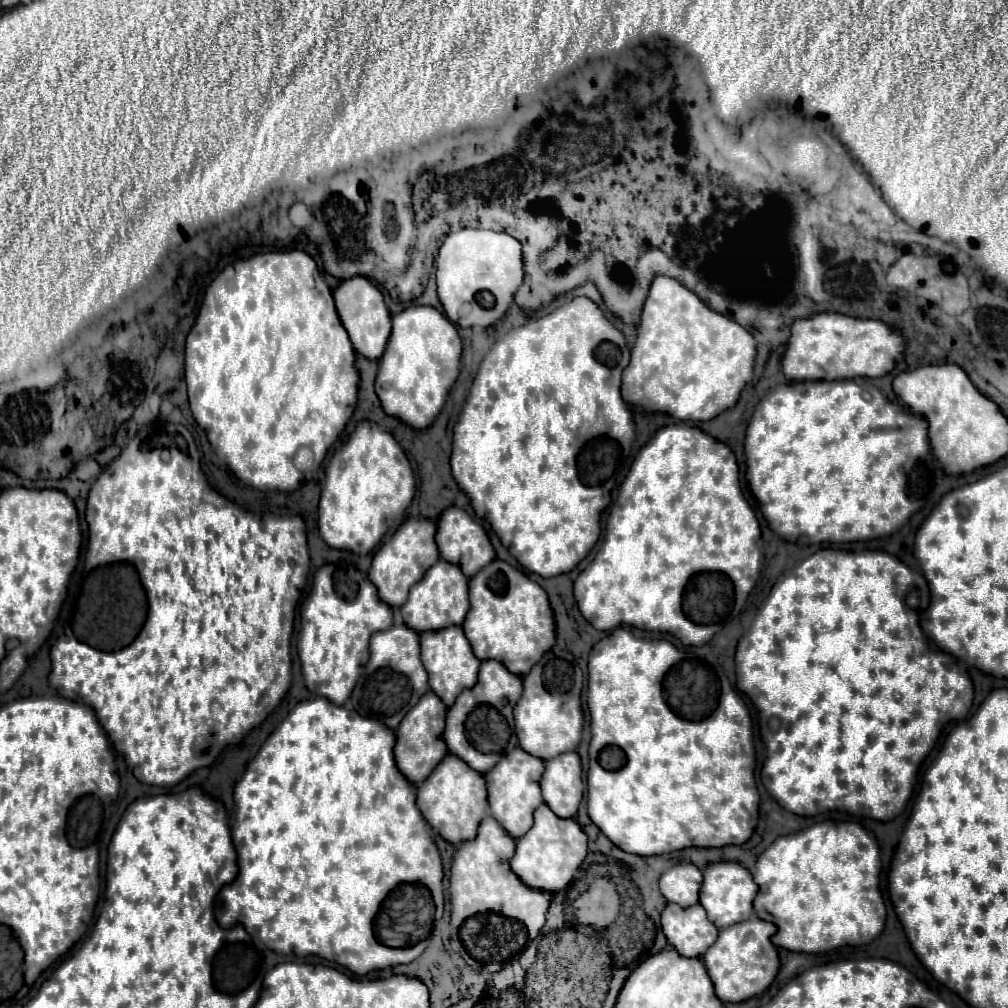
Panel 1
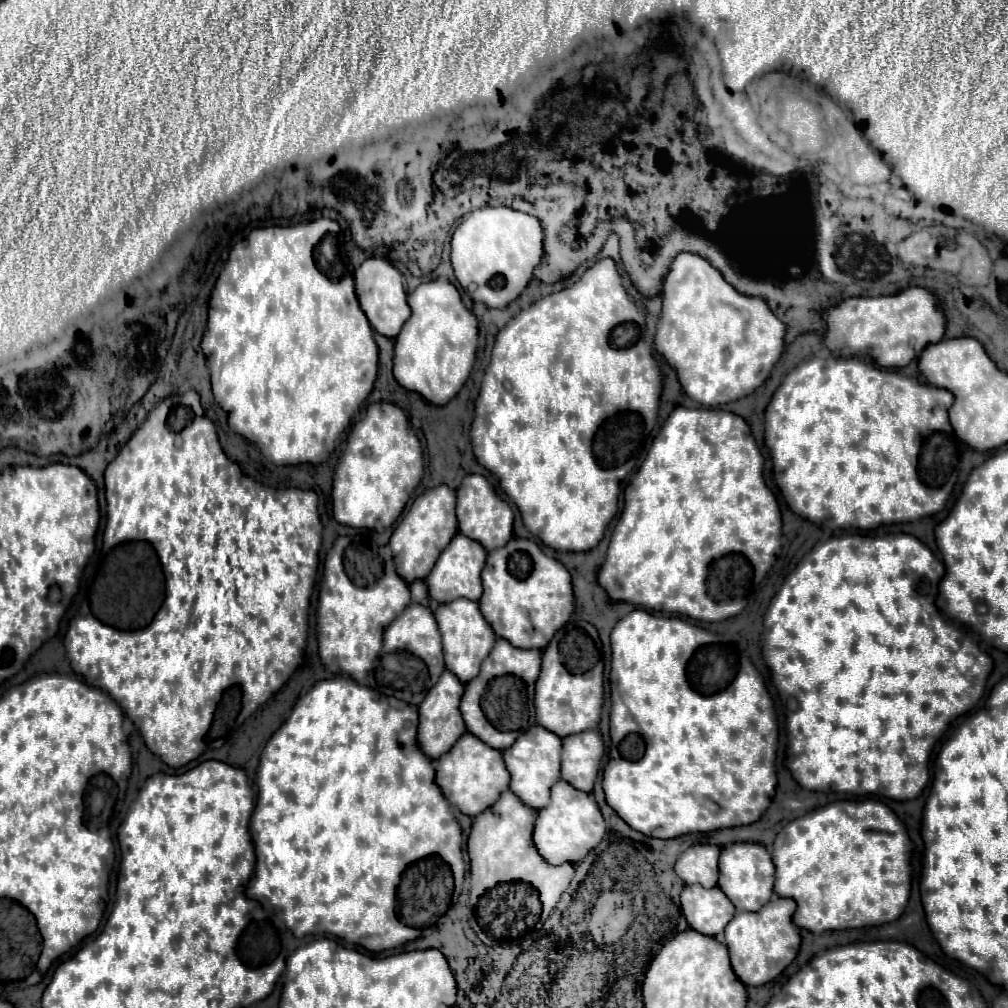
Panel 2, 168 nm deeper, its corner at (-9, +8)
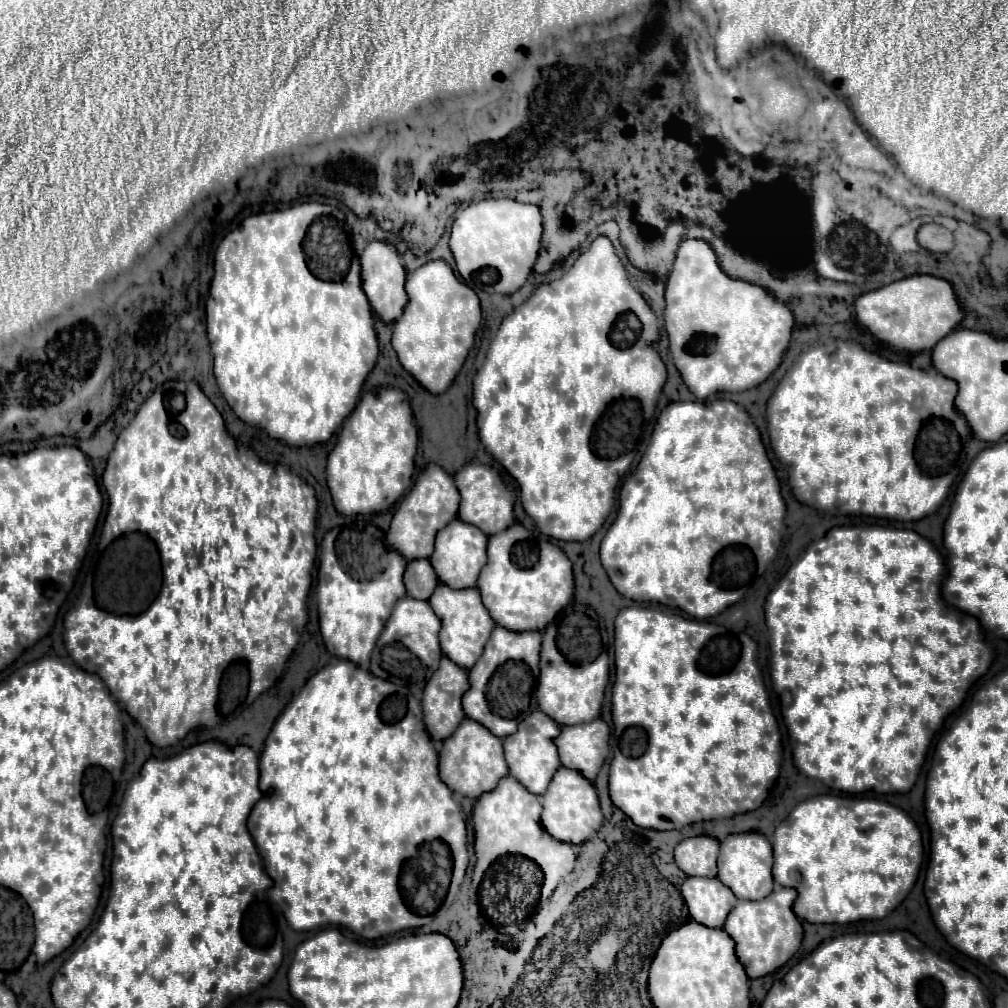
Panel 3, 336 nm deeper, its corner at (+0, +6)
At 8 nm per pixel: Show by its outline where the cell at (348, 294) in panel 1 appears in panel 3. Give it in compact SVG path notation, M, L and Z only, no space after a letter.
M370 242L360 254L360 266L362 266L362 272L360 272L362 288L364 288L364 294L368 296L368 302L372 304L372 312L386 324L400 318L408 302L408 296L404 292L406 272L396 248L386 242Z

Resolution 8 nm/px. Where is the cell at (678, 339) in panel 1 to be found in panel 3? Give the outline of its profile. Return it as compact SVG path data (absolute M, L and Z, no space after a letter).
M684 240L666 280L664 294L664 328L670 340L672 362L678 368L688 390L698 400L706 400L708 396L718 392L744 392L762 384L778 368L794 326L792 312L786 304L772 302L770 294L756 284L730 280L720 270L716 254L712 254L710 250L712 248L704 240Z

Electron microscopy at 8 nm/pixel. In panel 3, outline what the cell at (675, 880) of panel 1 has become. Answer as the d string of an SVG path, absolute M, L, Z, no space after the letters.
M710 836L686 838L674 848L676 866L686 876L716 876L718 840Z

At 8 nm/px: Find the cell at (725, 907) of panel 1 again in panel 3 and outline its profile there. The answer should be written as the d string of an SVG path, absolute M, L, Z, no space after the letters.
M756 832L732 834L720 842L720 860L718 860L718 880L728 886L740 900L762 900L774 888L772 880L772 846L766 836Z

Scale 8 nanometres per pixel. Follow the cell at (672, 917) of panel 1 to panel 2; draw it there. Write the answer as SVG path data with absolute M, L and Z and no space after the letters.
M701 884L685 886L681 892L681 910L689 926L707 936L723 934L725 926L735 916L735 906L719 886L703 888Z

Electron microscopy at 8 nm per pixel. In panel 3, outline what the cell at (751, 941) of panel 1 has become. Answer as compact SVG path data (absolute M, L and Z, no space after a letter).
M776 886L774 892L764 900L758 902L738 900L740 904L736 904L728 914L724 930L728 932L728 936L732 936L736 944L736 958L744 966L750 980L772 974L796 954L802 942L802 924L792 912L794 900L796 900L796 890Z

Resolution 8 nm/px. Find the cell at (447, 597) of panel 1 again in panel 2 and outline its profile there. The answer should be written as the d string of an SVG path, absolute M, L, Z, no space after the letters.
M457 532L449 542L449 546L441 552L441 558L435 562L431 574L425 578L431 598L437 602L451 602L453 598L479 600L483 594L481 570L485 566L485 558L487 558L487 550L477 540L471 540L465 534Z

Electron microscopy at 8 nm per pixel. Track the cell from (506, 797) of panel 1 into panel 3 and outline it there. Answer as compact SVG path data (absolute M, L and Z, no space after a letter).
M534 710L528 718L520 722L520 728L512 736L504 738L504 758L508 762L510 776L516 776L516 780L520 780L520 784L524 784L524 788L528 788L528 792L536 796L542 796L546 792L554 772L560 768L560 760L554 744L558 734L560 734L560 726L540 710Z

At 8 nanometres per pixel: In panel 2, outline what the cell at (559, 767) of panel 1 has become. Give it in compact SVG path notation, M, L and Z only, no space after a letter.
M585 730L563 738L561 778L573 782L579 790L593 790L599 774L601 758L605 752L603 736L599 730Z

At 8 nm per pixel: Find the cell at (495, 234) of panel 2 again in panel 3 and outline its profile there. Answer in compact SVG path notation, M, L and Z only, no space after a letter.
M508 198L480 200L462 210L454 220L450 232L450 250L464 282L470 282L472 276L482 270L484 292L510 296L526 282L540 250L540 236L542 220L538 206L520 204Z

